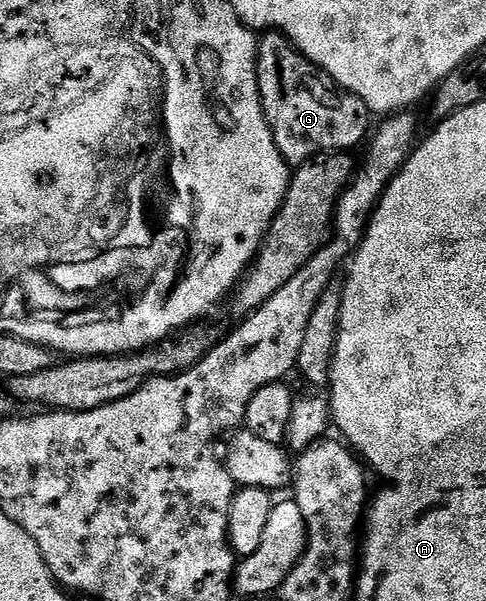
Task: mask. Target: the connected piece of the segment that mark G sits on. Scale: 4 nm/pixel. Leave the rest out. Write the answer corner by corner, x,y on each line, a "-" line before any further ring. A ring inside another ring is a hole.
267,32
258,39
255,71
265,120
273,132
273,140
277,144
281,156
292,167
300,166
301,163
307,162
318,154
354,151
354,146
359,141
360,145
368,137
373,126
373,115
370,108
355,94
342,90
320,66
313,64
301,51
296,50
283,34

